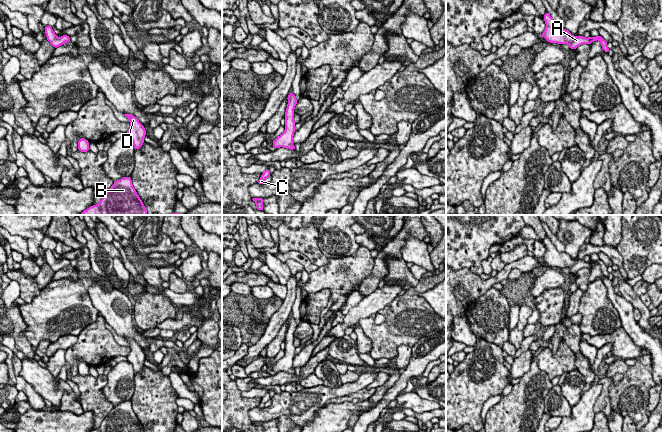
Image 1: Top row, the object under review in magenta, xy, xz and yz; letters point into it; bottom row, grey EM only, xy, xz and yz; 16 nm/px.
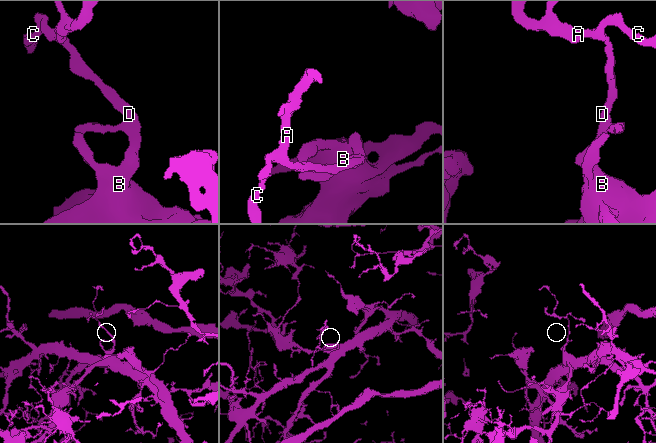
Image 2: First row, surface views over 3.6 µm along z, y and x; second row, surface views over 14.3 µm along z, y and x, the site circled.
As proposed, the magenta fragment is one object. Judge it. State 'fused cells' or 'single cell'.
single cell

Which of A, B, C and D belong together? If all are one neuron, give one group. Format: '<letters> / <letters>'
A B C D

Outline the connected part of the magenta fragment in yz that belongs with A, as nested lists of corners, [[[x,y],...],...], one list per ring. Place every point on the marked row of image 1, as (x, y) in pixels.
[[[548,12],[545,13],[543,17],[546,28],[545,31],[541,34],[542,37],[548,40],[549,43],[558,43],[558,44],[568,44],[570,49],[576,49],[581,44],[591,44],[593,41],[599,40],[602,45],[602,49],[608,53],[609,48],[607,42],[598,35],[597,37],[585,38],[583,36],[573,36],[568,30],[560,29],[557,27],[555,21],[552,19]]]

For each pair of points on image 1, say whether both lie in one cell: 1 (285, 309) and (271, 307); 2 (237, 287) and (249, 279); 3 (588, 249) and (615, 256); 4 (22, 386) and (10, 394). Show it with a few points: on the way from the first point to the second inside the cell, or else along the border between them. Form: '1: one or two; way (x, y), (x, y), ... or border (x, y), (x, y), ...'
1: two; border (283, 300), (280, 307), (268, 319)
2: two; border (232, 283), (246, 283), (250, 287)
3: one; way (595, 249), (608, 250)
4: two; border (14, 386), (18, 391)

